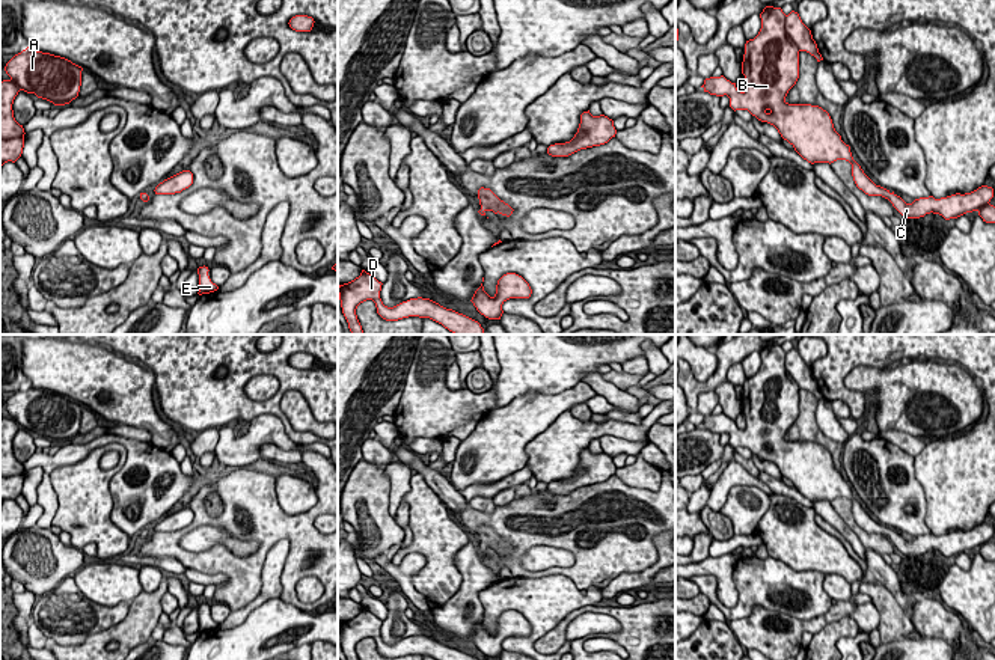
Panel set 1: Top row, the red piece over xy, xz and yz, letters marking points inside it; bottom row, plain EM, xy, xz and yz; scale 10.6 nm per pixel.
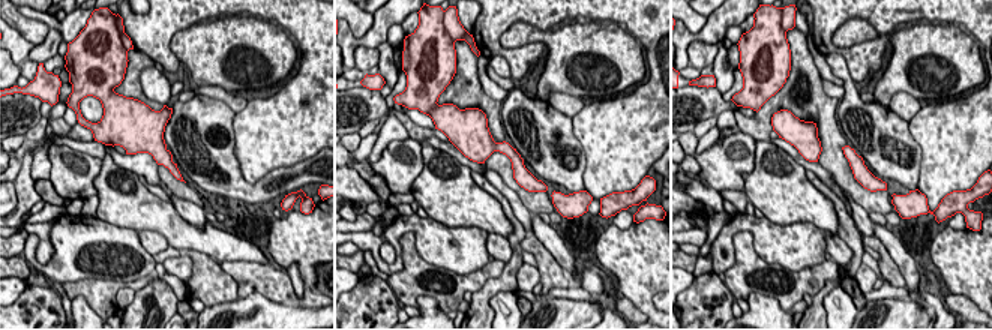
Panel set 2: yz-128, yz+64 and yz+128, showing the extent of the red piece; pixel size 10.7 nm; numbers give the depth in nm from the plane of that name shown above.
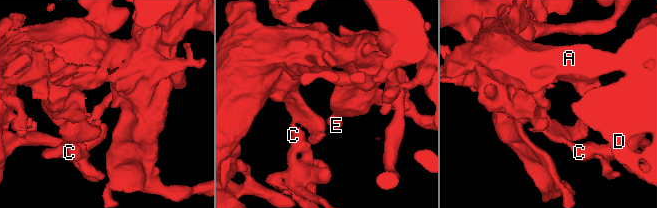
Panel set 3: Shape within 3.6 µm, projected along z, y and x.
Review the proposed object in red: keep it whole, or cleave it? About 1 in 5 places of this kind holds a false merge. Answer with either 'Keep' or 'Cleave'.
Keep

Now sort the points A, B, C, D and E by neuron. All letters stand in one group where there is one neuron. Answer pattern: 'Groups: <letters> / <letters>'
Groups: A B C D E

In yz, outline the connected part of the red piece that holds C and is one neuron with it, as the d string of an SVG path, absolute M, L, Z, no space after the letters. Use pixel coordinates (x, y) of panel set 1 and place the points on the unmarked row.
M766 344L760 356L758 372L745 381L742 411L746 426L740 429L736 420L721 413L706 416L701 423L704 429L716 434L727 432L734 449L748 448L758 458L773 463L781 475L811 502L849 499L856 524L868 533L888 536L905 556L920 556L933 550L950 558L977 548L983 559L995 561L995 544L989 541L993 526L987 523L941 536L920 535L912 541L876 523L853 497L850 484L841 478L826 448L785 438L788 428L799 416L799 390L807 389L817 399L823 398L811 368L794 348L785 353L781 345Z

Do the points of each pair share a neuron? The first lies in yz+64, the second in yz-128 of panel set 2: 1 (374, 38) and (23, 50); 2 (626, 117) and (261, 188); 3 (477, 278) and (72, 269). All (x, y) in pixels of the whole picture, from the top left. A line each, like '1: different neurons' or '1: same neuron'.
1: same neuron
2: different neurons
3: different neurons

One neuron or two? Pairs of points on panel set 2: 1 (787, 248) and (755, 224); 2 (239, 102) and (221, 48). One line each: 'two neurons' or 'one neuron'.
1: one neuron
2: two neurons

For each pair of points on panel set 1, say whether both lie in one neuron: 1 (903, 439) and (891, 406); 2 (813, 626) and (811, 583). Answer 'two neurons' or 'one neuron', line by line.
1: two neurons
2: two neurons

